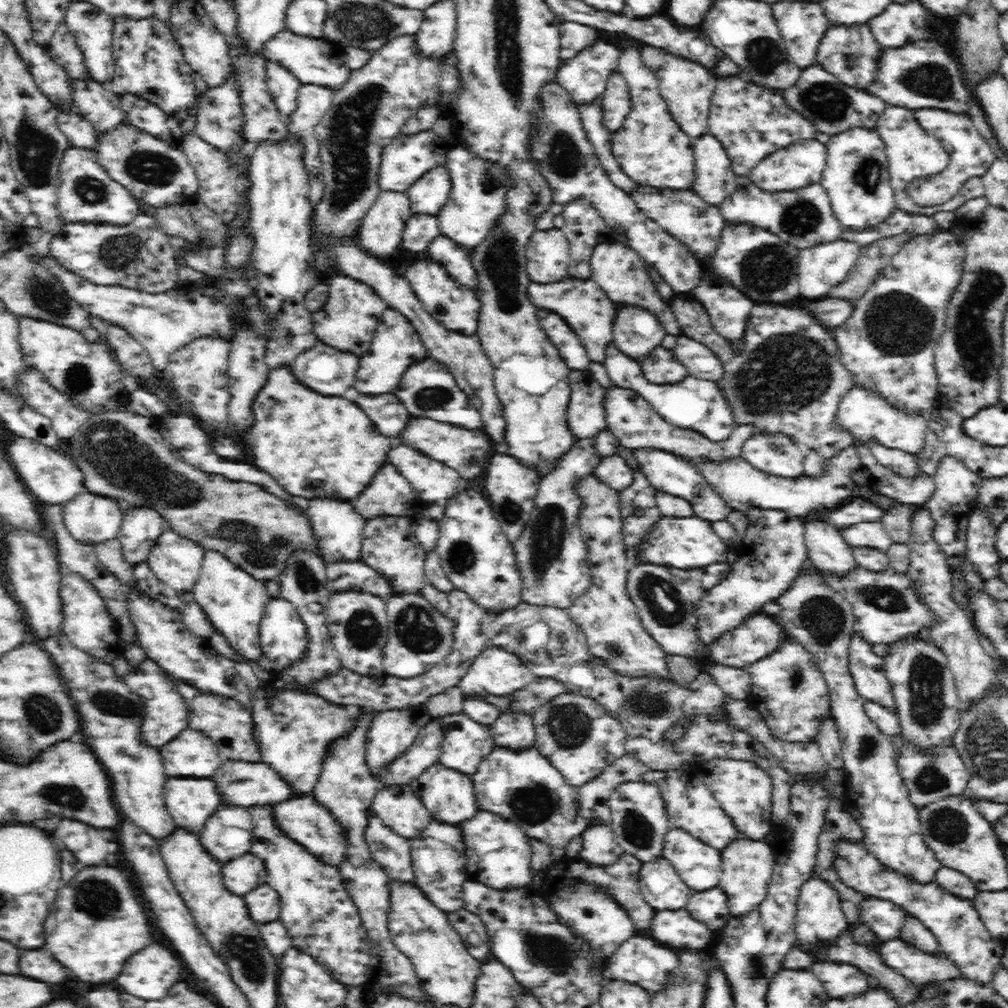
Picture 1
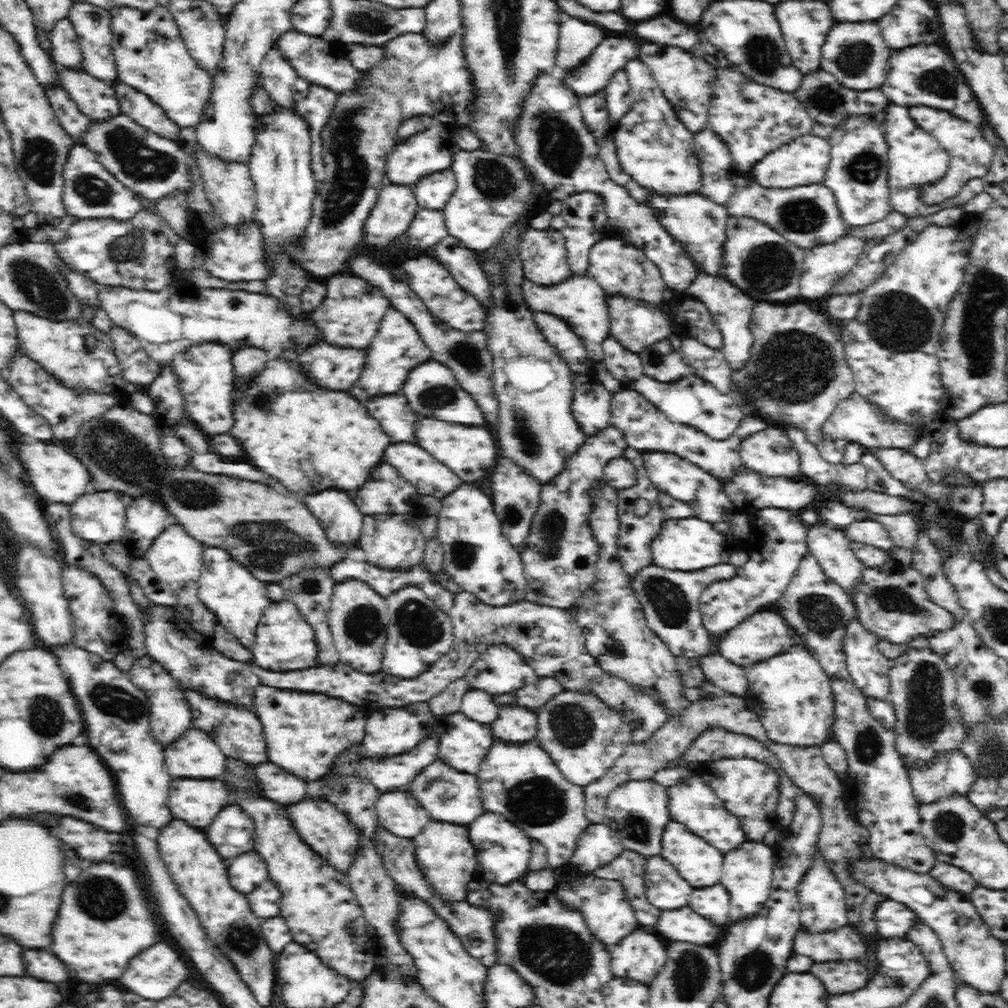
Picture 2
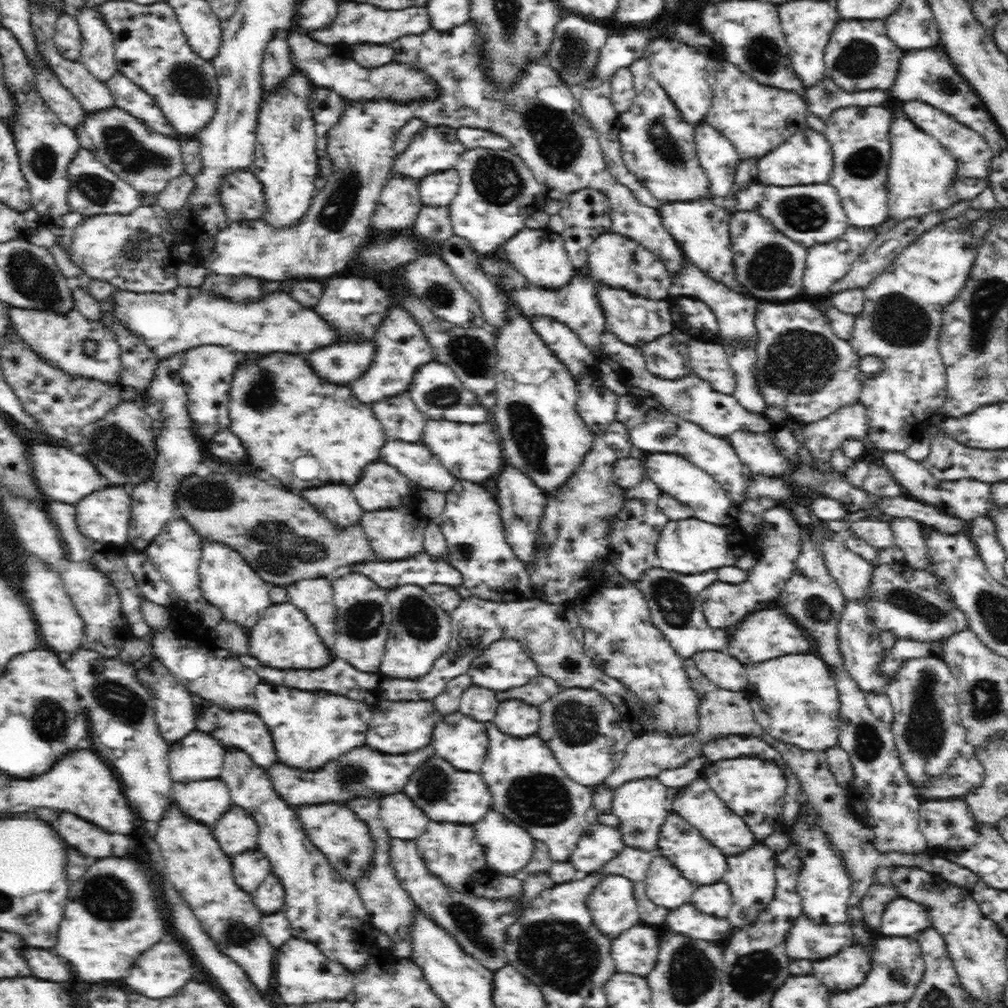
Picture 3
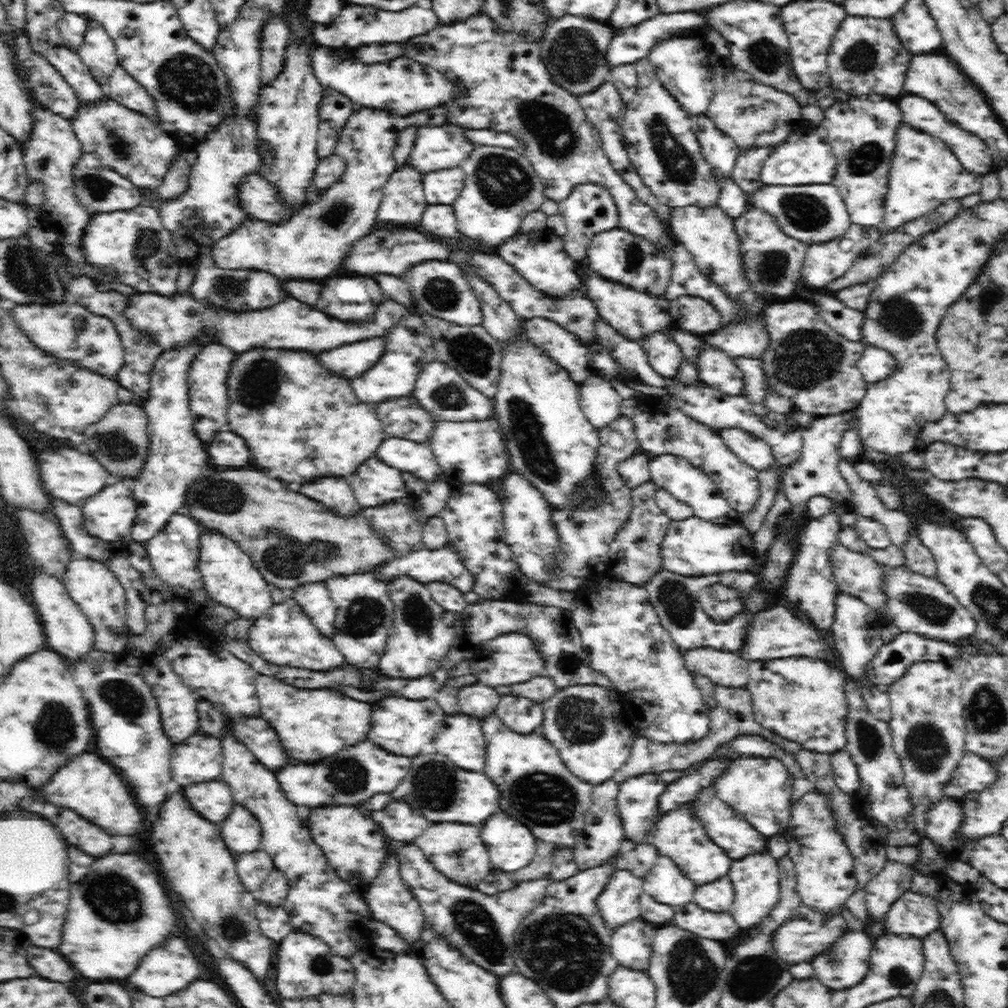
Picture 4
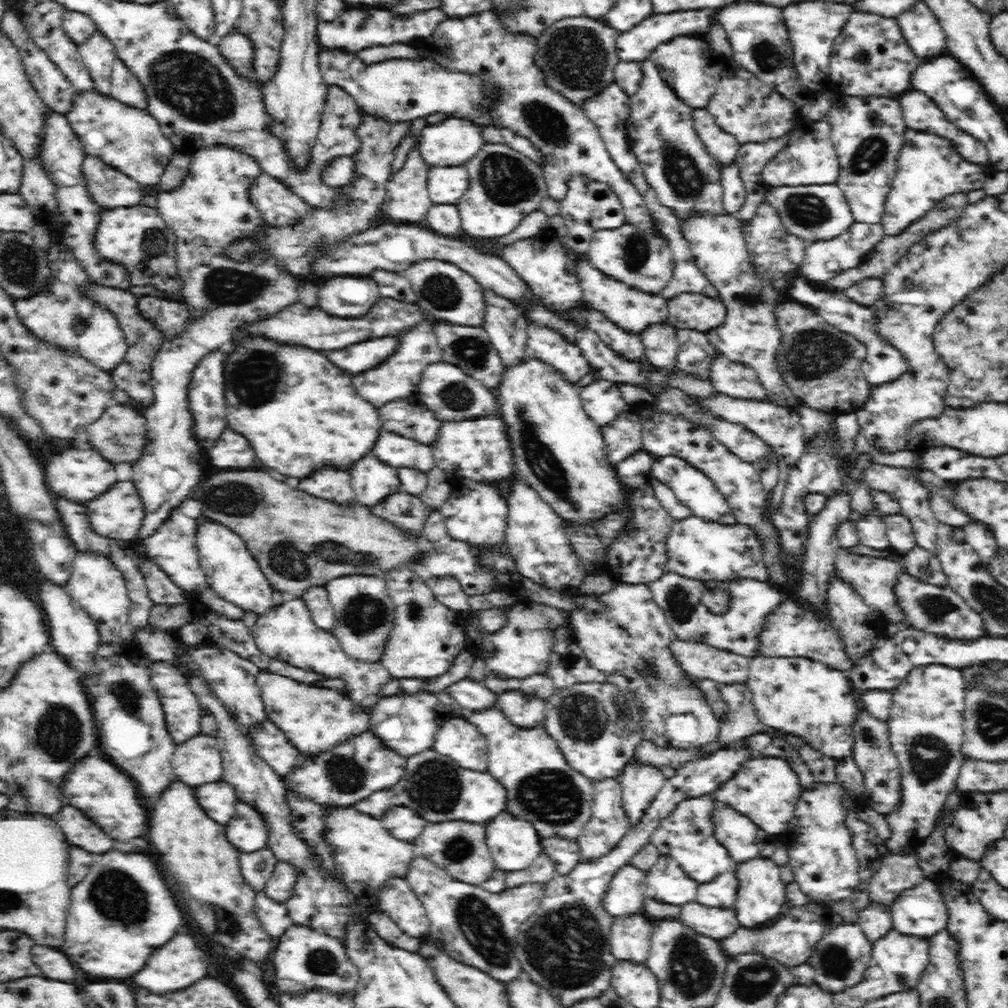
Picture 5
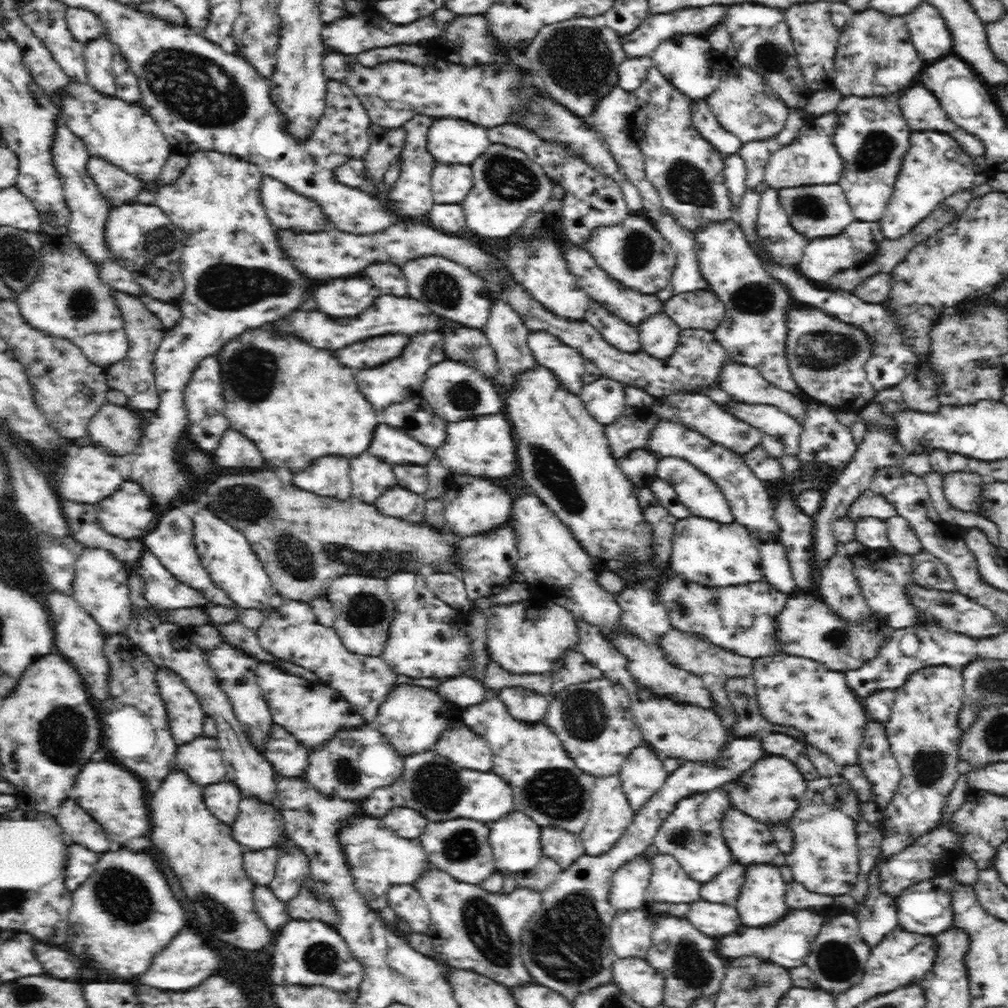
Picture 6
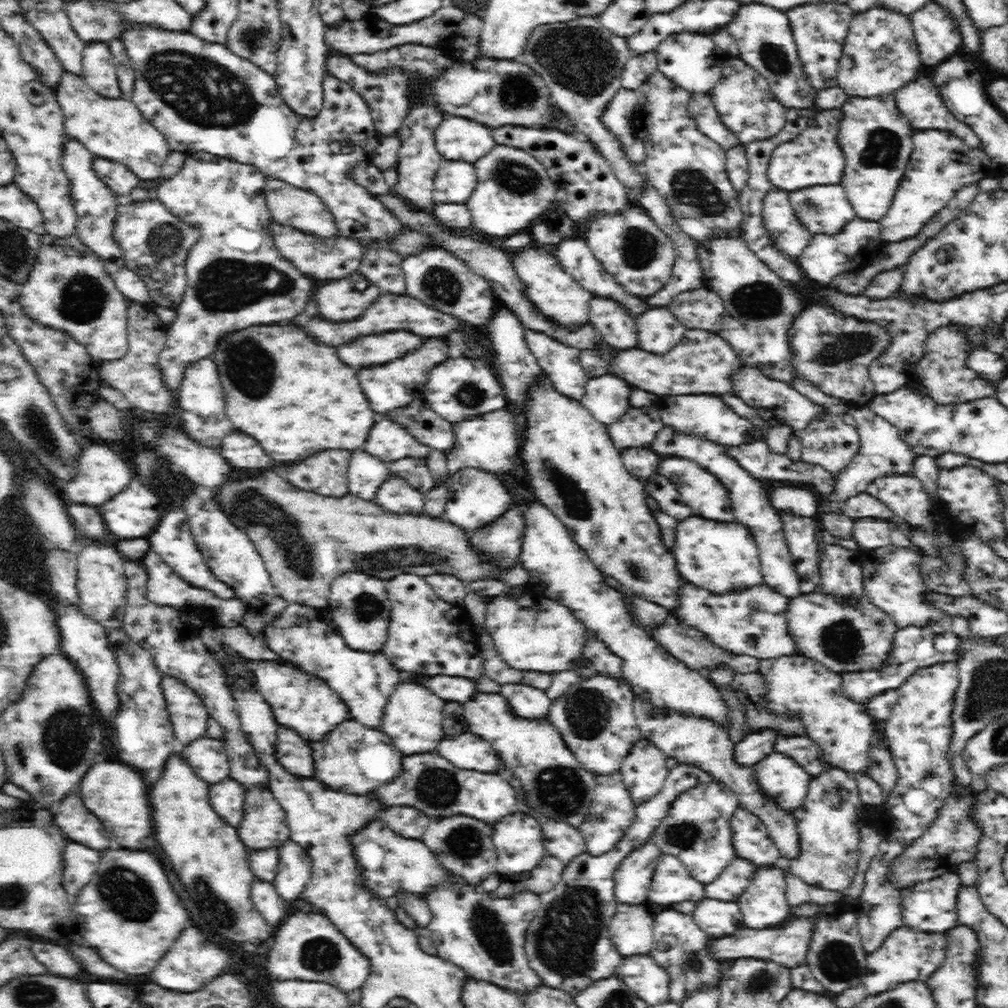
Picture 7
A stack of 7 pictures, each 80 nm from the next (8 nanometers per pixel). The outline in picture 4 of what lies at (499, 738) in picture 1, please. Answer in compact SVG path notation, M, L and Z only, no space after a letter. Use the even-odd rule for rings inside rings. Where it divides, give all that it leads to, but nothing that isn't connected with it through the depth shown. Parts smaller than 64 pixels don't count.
M499 695L496 715L515 732L526 734L543 724L543 706L522 696Z

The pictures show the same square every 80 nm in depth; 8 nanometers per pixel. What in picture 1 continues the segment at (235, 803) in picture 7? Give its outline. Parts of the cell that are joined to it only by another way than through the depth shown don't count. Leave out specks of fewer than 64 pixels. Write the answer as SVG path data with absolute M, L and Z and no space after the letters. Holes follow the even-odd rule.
M170 778L166 804L176 824L192 828L192 832L200 832L224 802L214 780Z

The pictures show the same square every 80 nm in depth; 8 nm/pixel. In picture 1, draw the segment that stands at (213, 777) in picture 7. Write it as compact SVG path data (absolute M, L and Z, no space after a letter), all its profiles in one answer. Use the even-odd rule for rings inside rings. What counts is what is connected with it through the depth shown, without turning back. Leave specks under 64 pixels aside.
M186 728L164 748L164 768L168 776L212 778L226 760L215 742L204 733Z

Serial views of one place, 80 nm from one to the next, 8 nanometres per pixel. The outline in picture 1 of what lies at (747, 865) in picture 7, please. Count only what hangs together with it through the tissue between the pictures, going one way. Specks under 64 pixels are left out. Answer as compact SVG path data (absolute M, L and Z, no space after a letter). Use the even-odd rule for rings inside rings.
M719 886L696 892L688 900L688 910L692 912L692 916L696 916L698 920L704 920L704 924L710 929L721 930L727 925L732 917L728 906L728 895Z

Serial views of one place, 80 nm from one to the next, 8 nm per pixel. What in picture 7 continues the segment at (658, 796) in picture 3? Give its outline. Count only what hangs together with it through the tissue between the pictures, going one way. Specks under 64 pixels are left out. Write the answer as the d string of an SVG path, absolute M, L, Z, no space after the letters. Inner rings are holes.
M642 737L634 742L619 772L636 804L648 802L662 791L669 773L666 759L650 740Z

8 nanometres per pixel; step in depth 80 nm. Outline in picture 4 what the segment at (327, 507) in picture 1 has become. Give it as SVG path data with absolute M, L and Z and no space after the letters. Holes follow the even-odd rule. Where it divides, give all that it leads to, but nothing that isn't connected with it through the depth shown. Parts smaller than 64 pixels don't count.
M320 476L312 482L306 482L300 486L300 492L306 496L312 496L314 500L320 500L322 504L328 504L330 508L336 508L342 516L348 516L352 512L358 512L362 508L357 503L355 494L344 476Z

